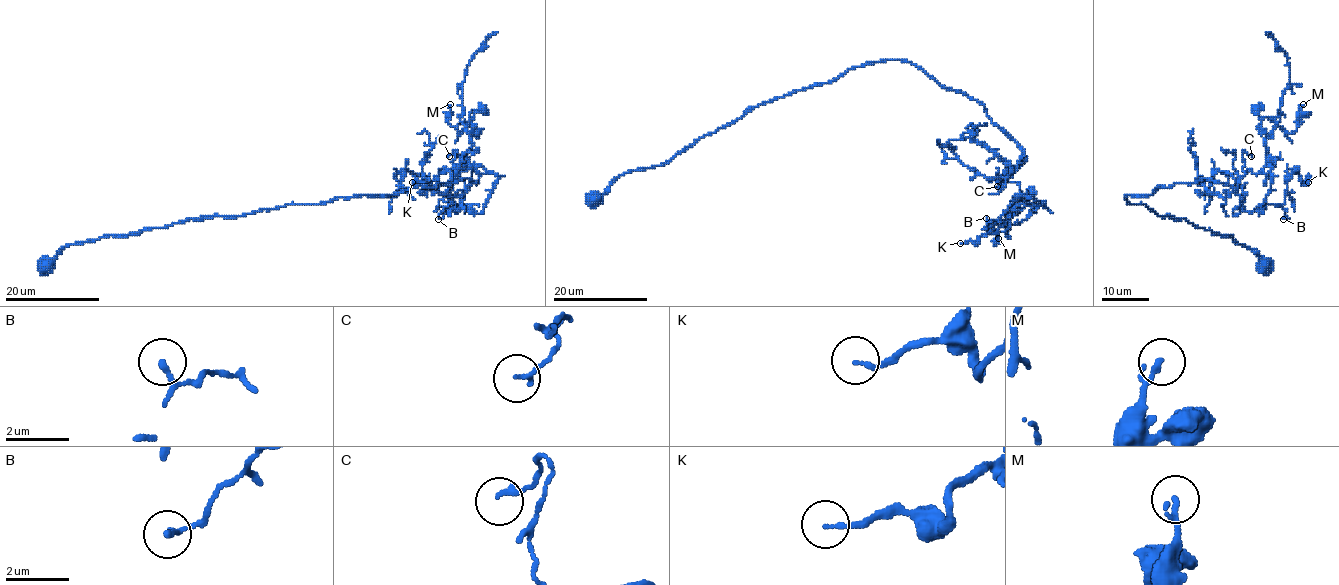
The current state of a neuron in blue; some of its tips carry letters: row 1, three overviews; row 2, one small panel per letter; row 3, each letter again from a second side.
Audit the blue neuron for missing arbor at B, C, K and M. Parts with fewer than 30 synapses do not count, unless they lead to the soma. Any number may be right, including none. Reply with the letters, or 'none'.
none

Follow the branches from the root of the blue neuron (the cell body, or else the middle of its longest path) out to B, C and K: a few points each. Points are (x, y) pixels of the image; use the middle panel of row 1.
B: (591, 199), (762, 104), (903, 60), (977, 99), (1022, 152), (1006, 179), (1045, 207), (1020, 196), (986, 218)
C: (591, 199), (762, 104), (885, 60), (909, 61), (985, 107), (1022, 152), (997, 186)
K: (591, 199), (762, 104), (903, 60), (985, 107), (1022, 152), (1006, 179), (1045, 207), (1020, 196), (960, 243)

